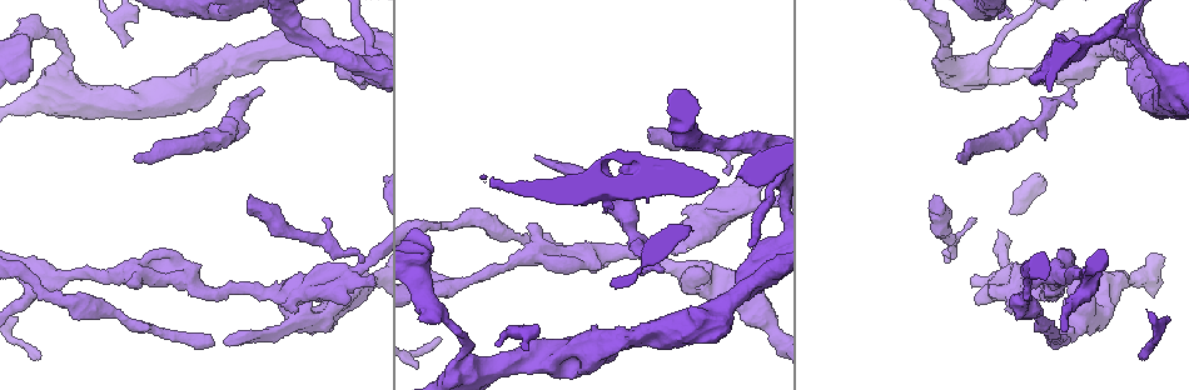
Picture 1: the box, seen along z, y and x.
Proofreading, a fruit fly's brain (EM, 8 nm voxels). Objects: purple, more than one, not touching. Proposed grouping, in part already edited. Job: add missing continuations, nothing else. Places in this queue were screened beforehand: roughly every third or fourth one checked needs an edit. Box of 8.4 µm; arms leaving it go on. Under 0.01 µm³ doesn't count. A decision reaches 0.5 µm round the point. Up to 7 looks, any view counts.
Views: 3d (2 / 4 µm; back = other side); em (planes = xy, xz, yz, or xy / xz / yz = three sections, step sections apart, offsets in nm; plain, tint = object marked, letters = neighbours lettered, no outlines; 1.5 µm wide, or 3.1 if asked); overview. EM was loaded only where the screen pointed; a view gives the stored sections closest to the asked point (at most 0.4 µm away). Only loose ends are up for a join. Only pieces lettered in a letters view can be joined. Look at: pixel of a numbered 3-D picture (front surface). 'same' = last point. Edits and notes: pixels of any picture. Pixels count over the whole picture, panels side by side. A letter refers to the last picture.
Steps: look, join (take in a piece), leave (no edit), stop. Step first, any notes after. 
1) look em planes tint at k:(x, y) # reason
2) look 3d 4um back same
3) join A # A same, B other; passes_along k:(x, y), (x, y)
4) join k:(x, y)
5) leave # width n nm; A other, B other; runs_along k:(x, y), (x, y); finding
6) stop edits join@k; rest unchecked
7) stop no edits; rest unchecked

look 3d 2um at 1:(253, 196) # an open end

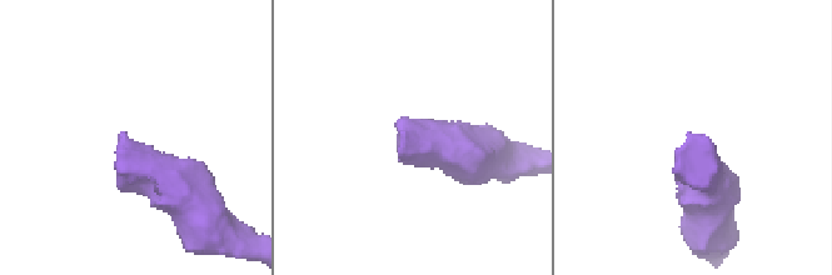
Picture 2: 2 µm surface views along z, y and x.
look em planes plain at 2:(686, 134)

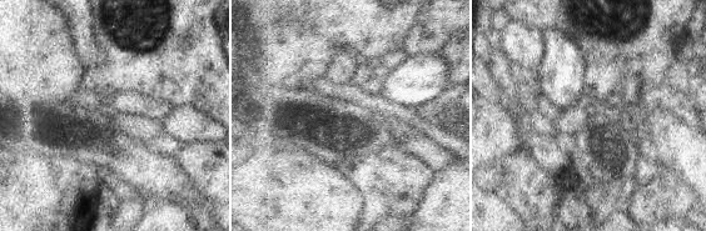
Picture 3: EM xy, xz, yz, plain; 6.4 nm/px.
look em planes letters same

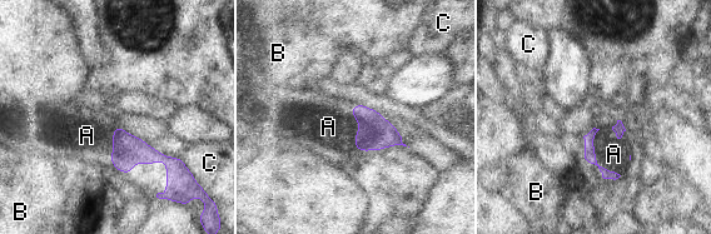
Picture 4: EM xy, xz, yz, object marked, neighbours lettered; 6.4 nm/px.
join A # A same, B other, C other; passes_along 4:(588, 155), (595, 157), (613, 154); it goes on there

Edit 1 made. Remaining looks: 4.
look 3d 2um at 1:(1126, 46) # branch stops here

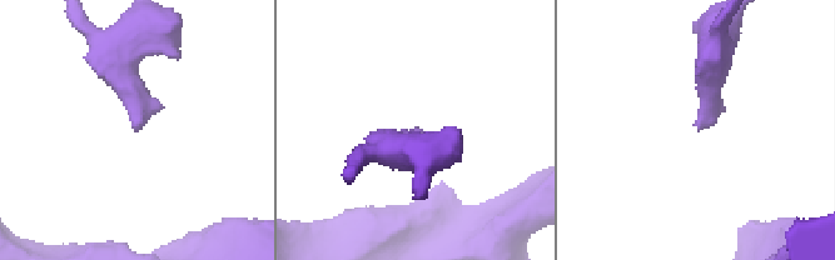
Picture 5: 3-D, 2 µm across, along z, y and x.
look em planes tint at 5:(416, 129) # shape alone is not enough

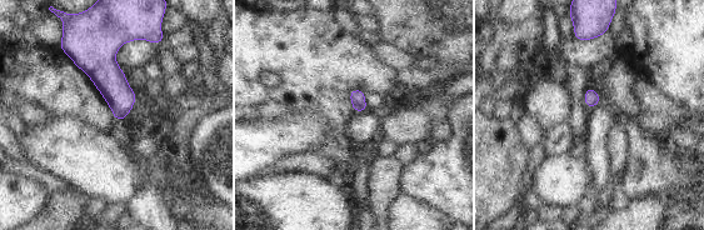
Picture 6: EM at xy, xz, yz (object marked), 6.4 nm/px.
look em planes letters same # see the neighbours

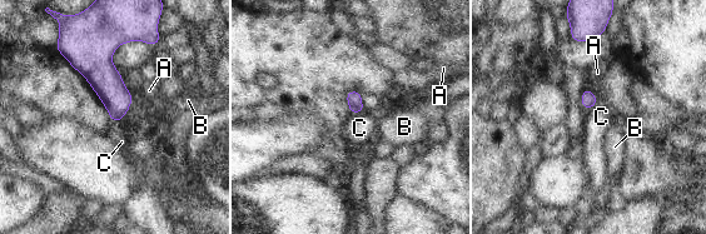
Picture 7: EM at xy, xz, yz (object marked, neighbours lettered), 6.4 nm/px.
leave # longest_contact C 100 nm; A other, B other, C other; border 7:(364, 111), (357, 111), (351, 115); no lettered piece goes on from it

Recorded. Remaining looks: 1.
look em xy step 8 letters at 1:(135, 160) # free end

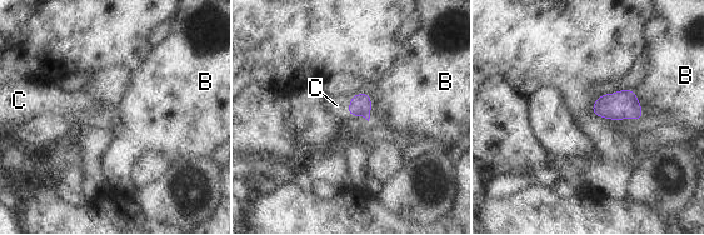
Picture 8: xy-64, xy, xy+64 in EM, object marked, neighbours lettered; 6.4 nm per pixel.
join C # width 140 nm; B other, C same; passes_along 8:(360, 105), (350, 106), (336, 105); it goes on there

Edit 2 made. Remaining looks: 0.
stop edits join@4, join@8; rest unchecked

